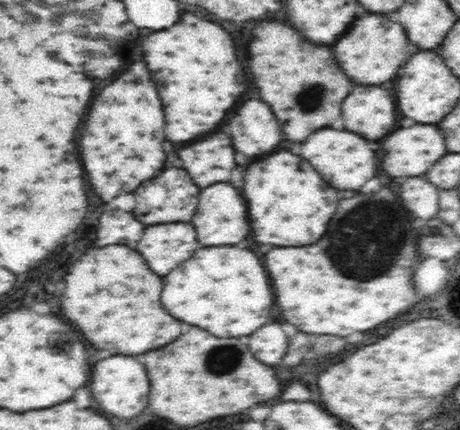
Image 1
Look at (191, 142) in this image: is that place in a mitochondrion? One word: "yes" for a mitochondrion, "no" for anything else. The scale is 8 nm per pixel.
no

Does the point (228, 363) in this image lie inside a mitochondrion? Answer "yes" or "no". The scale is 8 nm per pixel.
yes

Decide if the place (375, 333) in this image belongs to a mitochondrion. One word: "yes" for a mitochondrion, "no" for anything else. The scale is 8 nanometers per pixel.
no

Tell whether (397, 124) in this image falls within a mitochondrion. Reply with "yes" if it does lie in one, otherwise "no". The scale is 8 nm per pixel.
no

